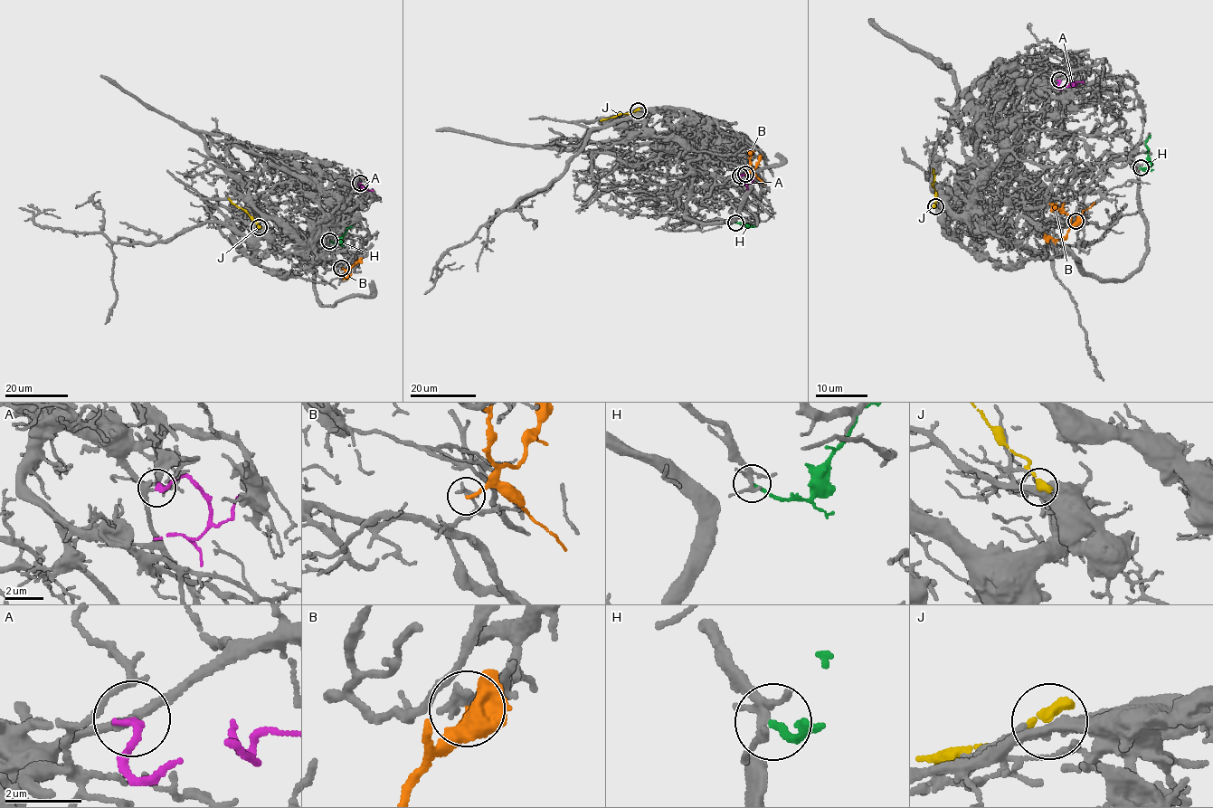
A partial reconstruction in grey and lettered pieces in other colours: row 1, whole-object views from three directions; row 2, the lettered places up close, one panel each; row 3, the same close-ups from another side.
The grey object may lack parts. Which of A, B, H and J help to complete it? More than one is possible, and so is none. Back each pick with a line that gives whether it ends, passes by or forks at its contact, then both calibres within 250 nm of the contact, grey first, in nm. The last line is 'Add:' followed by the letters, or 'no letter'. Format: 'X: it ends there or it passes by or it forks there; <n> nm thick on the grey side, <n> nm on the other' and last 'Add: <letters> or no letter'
A: it ends there; 240 nm thick on the grey side, 200 nm on the other
Add: A

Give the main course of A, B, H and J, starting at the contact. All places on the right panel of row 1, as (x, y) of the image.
A: (1058, 80), (1060, 88), (1072, 83), (1075, 86), (1072, 80)
B: (1075, 221), (1071, 225), (1066, 213), (1048, 204)
H: (1141, 167), (1147, 168), (1145, 143), (1151, 135)
J: (936, 205), (932, 185), (934, 175), (933, 168)

